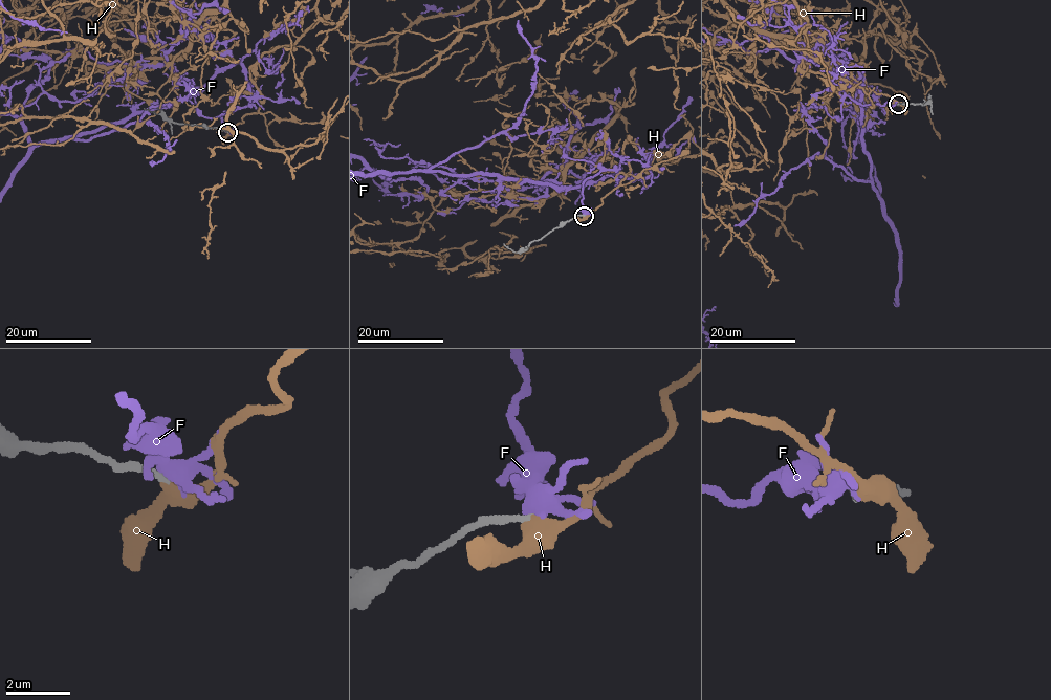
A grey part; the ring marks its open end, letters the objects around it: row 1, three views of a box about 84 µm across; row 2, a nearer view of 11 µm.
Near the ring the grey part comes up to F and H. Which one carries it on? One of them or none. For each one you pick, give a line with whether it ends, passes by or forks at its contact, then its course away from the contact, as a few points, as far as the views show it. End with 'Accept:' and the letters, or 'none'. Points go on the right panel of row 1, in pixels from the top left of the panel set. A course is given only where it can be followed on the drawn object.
H: it forks
Accept: H

